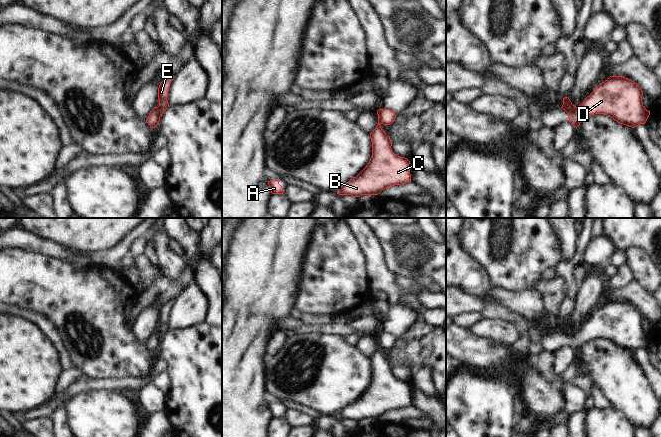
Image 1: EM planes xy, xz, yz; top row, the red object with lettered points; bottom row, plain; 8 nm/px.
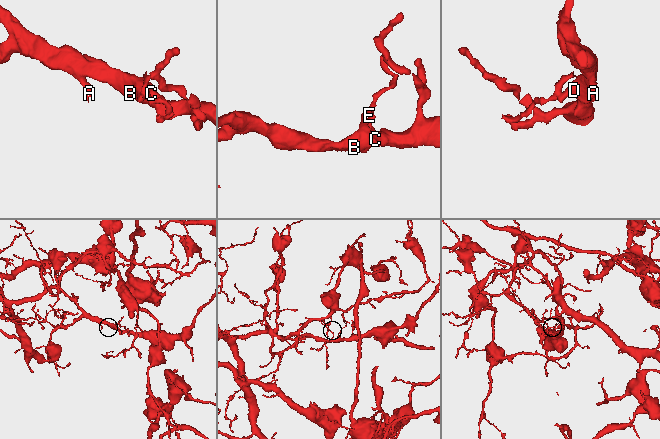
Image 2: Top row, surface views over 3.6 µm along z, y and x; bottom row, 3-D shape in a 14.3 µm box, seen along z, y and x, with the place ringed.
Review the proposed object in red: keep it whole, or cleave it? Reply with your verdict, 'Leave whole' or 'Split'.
Split

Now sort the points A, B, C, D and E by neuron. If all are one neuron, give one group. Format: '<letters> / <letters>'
A B C D / E

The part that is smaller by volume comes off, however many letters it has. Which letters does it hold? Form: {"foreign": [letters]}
{"foreign": ["E"]}

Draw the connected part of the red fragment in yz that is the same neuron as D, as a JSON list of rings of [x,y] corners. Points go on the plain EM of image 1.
[[[610,300],[595,311],[573,337],[568,338],[569,346],[577,352],[584,342],[604,338],[634,352],[645,348],[650,339],[643,330],[642,320],[640,310],[634,305],[623,300]]]

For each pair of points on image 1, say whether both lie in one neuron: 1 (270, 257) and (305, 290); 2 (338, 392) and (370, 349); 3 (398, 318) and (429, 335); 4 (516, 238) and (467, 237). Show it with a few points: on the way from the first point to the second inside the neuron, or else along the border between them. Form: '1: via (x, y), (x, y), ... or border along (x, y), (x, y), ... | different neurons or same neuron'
1: border along (303, 261), (298, 291), (293, 306) | different neurons
2: border along (355, 346), (369, 358) | different neurons
3: border along (418, 320), (408, 329), (401, 340), (396, 341) | different neurons
4: via (504, 239), (479, 237) | same neuron

